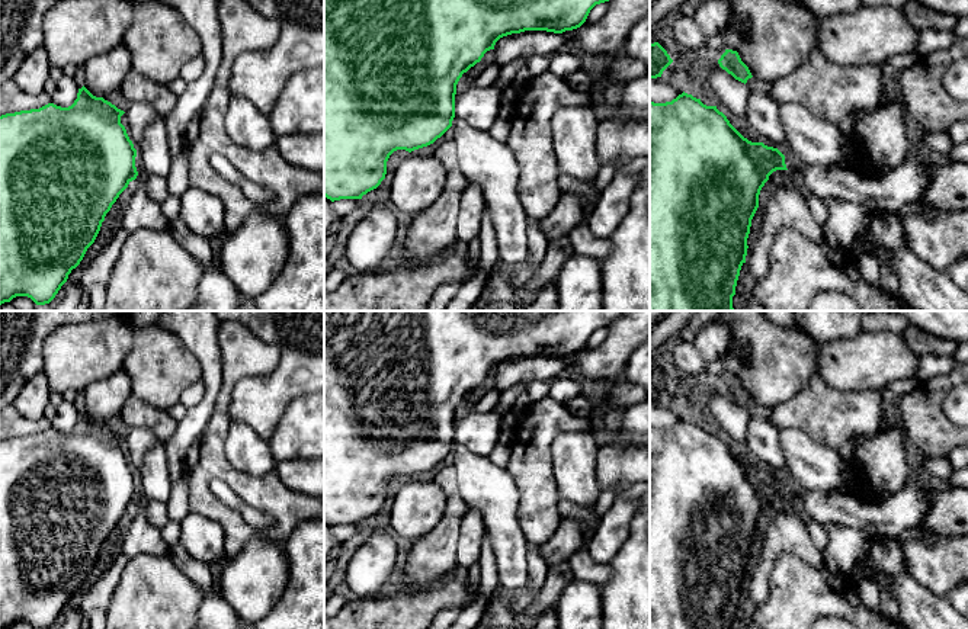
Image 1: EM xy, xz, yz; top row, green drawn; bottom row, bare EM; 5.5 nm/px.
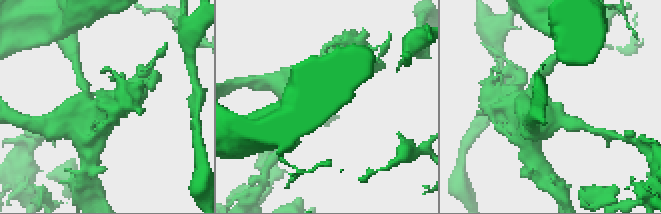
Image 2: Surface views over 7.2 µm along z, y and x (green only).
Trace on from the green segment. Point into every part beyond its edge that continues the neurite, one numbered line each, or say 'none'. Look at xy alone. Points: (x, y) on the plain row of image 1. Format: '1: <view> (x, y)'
1: xy (138, 440)

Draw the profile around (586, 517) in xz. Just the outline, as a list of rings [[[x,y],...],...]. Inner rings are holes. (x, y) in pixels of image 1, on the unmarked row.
[[[560,498],[558,511],[561,520],[574,520],[578,524],[581,535],[596,530],[599,526],[594,506],[583,507],[573,501]]]

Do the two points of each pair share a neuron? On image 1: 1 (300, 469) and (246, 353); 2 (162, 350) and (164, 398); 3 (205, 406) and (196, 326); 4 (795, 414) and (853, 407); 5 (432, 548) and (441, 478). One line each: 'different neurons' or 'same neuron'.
1: different neurons
2: same neuron
3: same neuron
4: same neuron
5: same neuron

